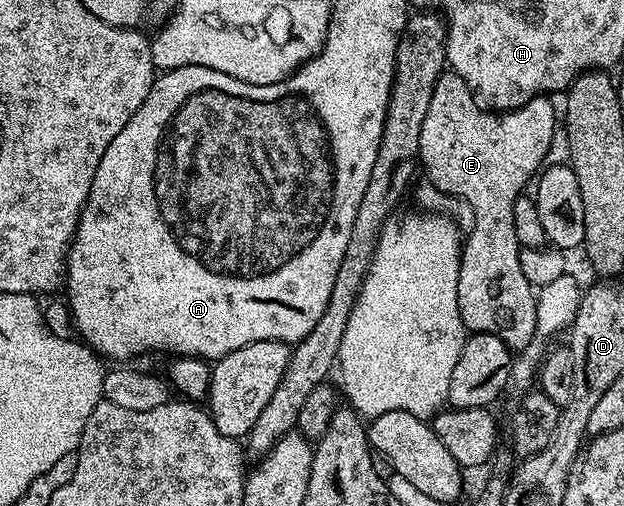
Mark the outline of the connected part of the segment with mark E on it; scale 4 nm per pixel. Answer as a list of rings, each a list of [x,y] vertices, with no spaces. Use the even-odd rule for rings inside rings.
[[[454,73],[441,75],[436,82],[434,97],[430,97],[430,109],[426,109],[426,121],[422,121],[419,166],[426,178],[446,194],[465,198],[474,209],[474,227],[467,232],[460,253],[460,272],[456,290],[456,314],[472,333],[497,335],[497,337],[520,353],[537,338],[536,312],[537,292],[522,274],[520,242],[514,233],[514,201],[525,194],[524,186],[533,182],[534,176],[545,166],[544,158],[558,135],[558,111],[547,94],[536,95],[525,107],[513,111],[485,111],[474,101],[466,81]]]

